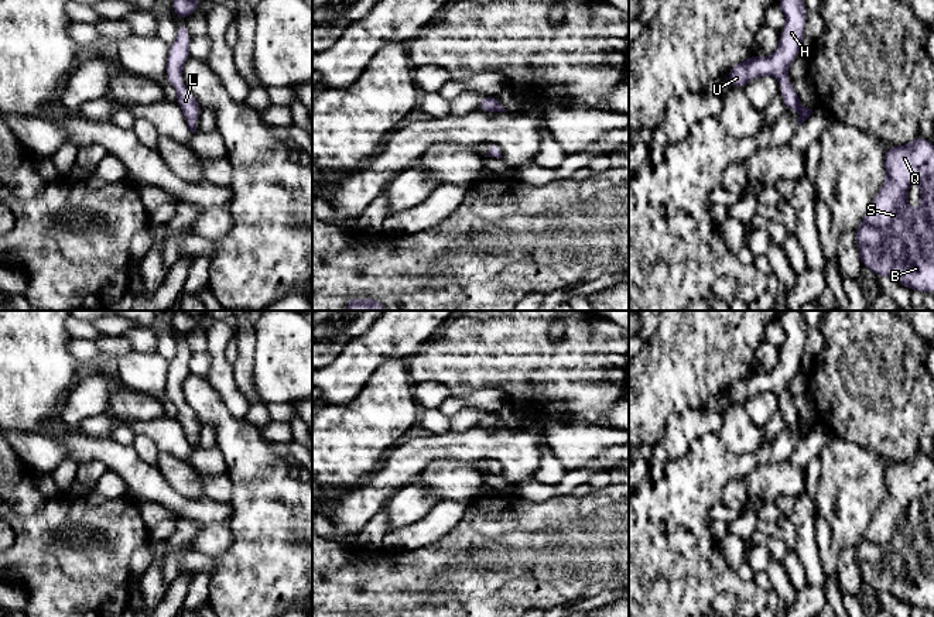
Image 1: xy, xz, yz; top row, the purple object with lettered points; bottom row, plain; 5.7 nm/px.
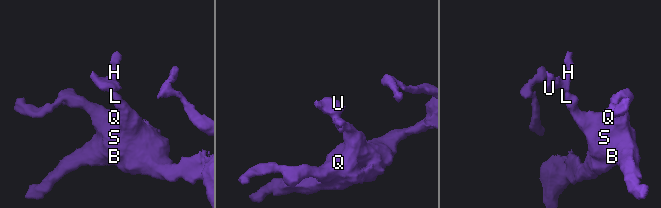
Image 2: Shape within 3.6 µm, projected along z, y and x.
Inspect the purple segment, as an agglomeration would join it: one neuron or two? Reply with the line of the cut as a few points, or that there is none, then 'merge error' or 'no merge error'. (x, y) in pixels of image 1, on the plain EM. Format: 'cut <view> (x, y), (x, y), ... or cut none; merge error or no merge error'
cut none; no merge error

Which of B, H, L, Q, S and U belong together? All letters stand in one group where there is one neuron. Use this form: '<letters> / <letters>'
B H L Q S U

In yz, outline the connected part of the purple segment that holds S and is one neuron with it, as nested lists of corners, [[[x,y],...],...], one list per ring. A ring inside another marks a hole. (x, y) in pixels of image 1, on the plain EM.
[[[917,452],[910,460],[886,465],[885,487],[886,496],[855,546],[861,580],[910,607],[934,610],[934,462]],[[911,498],[920,500],[921,522],[917,527],[909,524]]]

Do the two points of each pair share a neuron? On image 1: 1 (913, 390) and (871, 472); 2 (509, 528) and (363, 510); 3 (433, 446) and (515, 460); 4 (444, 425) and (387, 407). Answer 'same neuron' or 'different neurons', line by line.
1: different neurons
2: different neurons
3: same neuron
4: different neurons

